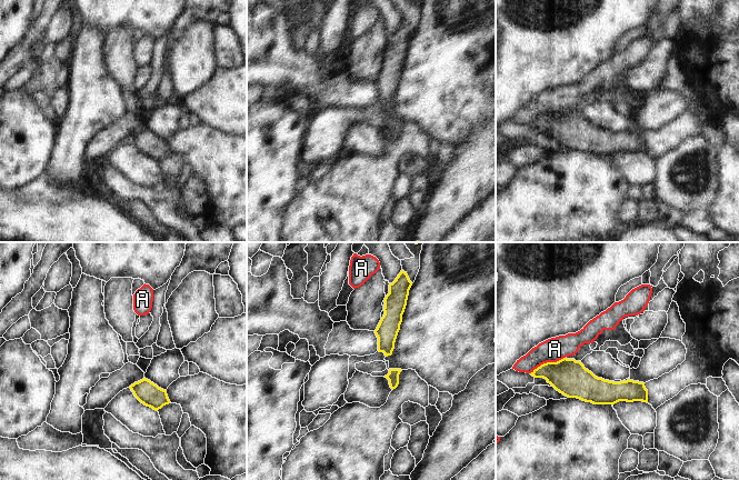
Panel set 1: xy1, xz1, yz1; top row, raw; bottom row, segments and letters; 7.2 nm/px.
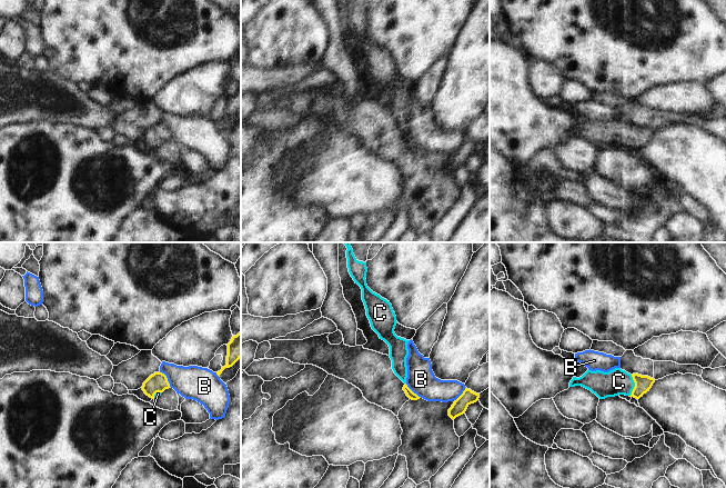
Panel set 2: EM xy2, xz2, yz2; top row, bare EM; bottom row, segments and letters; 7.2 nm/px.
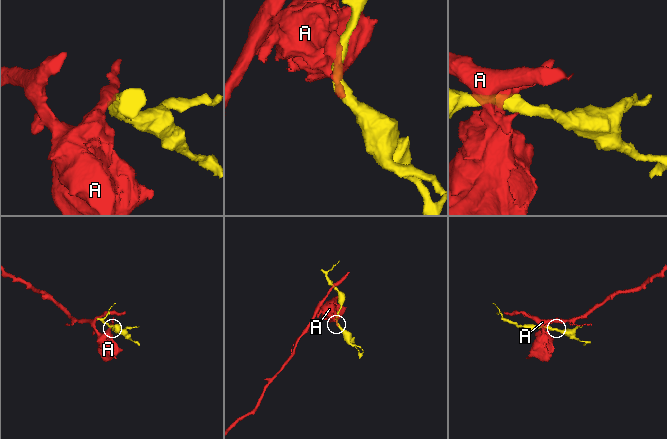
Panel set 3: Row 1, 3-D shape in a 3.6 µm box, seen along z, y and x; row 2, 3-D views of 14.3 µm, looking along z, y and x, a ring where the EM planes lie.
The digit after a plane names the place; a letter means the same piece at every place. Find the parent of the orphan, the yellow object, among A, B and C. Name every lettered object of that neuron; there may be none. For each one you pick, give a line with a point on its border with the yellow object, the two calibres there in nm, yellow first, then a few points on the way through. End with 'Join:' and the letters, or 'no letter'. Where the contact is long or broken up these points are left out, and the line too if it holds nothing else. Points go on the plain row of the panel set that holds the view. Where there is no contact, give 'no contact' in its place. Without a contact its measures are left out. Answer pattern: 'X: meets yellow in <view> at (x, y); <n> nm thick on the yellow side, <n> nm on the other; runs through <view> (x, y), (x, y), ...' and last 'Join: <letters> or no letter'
C: meets yellow in yz2 at (635, 137); 120 nm thick on the yellow side, 190 nm on the other; runs through yz2 (643, 135), (635, 137), (617, 132)
Join: C

